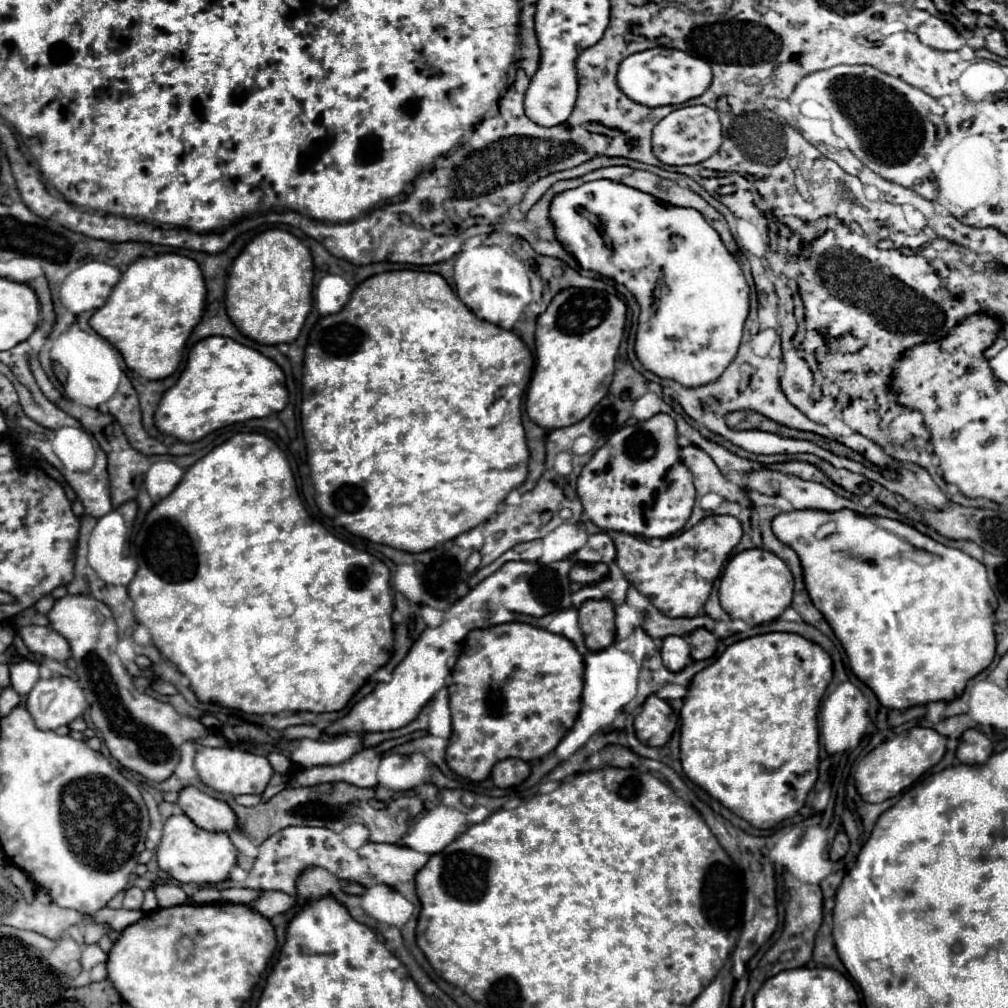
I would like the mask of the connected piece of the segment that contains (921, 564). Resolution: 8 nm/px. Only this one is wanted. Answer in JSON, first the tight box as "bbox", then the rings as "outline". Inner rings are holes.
{"bbox":[773,509,997,709],"outline":[[[803,509],[803,511],[791,511],[791,513],[781,513],[773,519],[773,533],[777,535],[779,541],[783,541],[785,545],[789,545],[791,549],[795,549],[795,553],[801,557],[801,565],[803,565],[803,577],[805,577],[805,587],[811,595],[813,605],[817,605],[817,609],[821,609],[821,613],[825,615],[825,619],[829,621],[829,625],[833,627],[837,639],[841,641],[847,657],[849,657],[849,665],[851,671],[865,683],[869,685],[877,699],[881,701],[883,707],[887,709],[909,709],[915,705],[927,705],[933,701],[953,701],[959,699],[967,687],[967,683],[979,675],[981,671],[985,671],[991,661],[995,659],[995,609],[997,609],[997,597],[993,593],[993,589],[989,587],[987,581],[987,573],[985,573],[985,565],[981,565],[977,559],[969,557],[967,553],[959,551],[959,549],[951,549],[945,547],[937,541],[933,541],[931,537],[919,533],[917,529],[895,521],[895,519],[885,519],[885,517],[865,517],[859,515],[851,509],[841,509],[841,511],[811,511],[811,509]],[[833,521],[837,525],[835,533],[827,535],[825,539],[815,539],[817,529],[827,523]]]}

